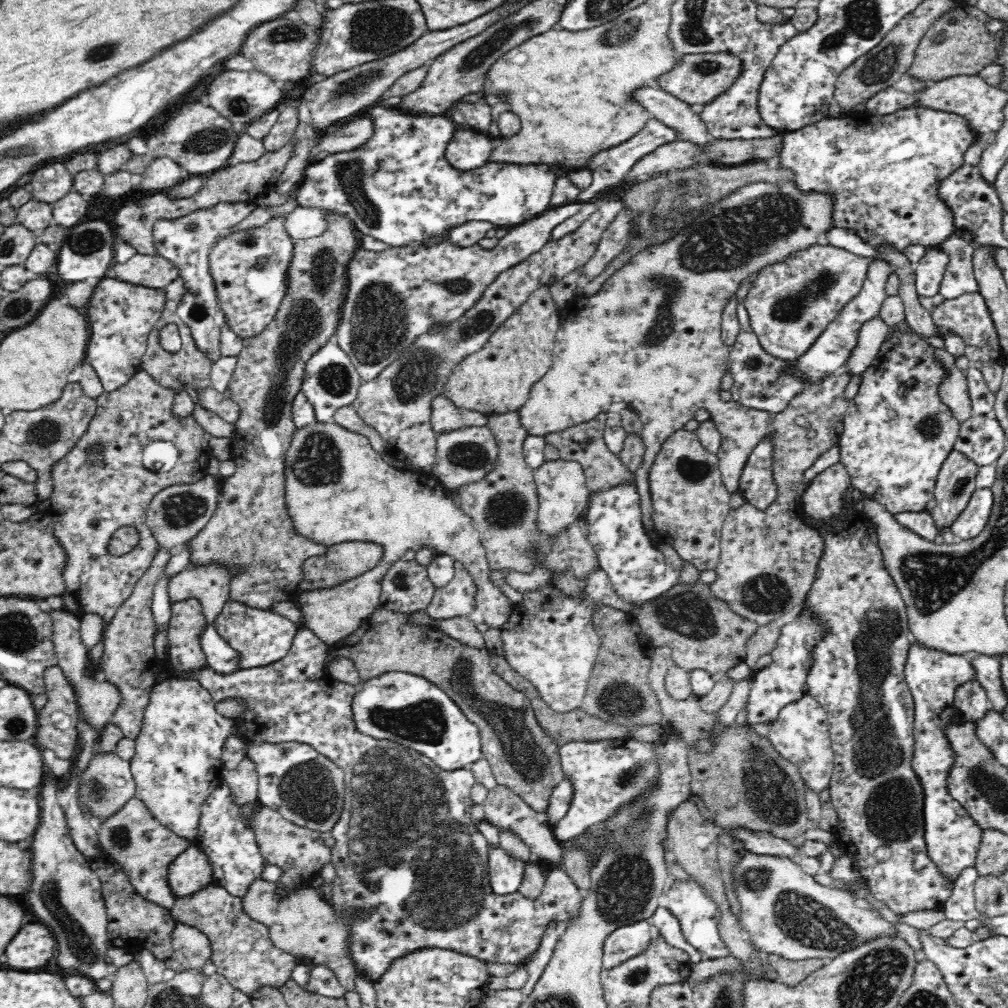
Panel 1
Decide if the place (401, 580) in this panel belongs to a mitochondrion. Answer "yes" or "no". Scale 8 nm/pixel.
yes

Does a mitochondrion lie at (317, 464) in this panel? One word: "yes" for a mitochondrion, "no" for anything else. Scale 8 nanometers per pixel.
yes

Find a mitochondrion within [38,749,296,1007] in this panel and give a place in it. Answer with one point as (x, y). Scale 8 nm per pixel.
(81, 944)

